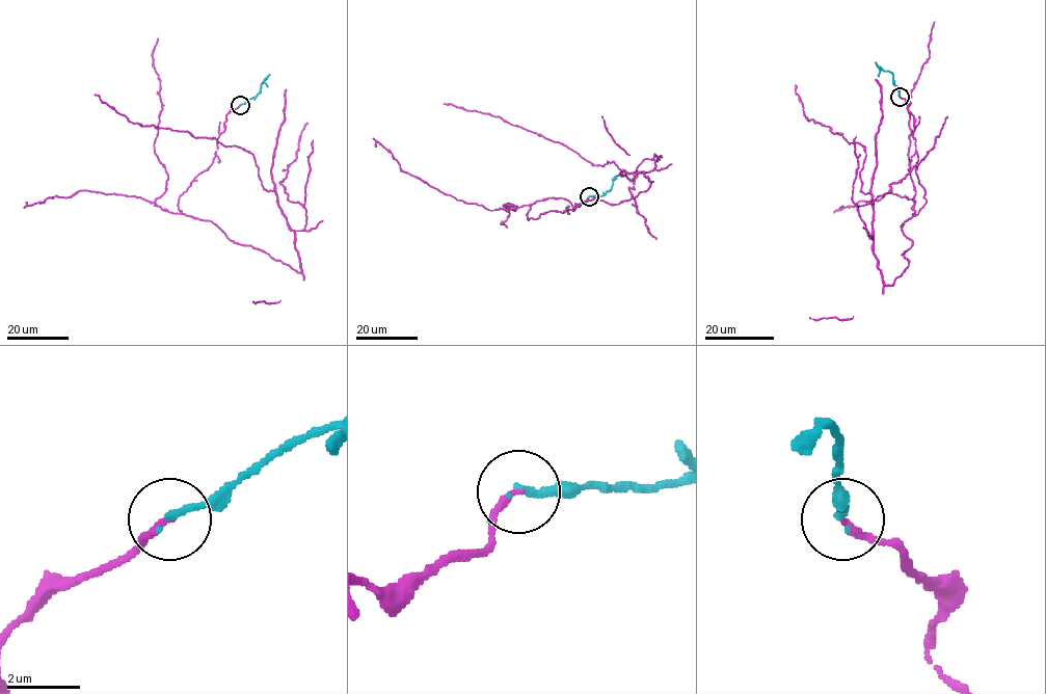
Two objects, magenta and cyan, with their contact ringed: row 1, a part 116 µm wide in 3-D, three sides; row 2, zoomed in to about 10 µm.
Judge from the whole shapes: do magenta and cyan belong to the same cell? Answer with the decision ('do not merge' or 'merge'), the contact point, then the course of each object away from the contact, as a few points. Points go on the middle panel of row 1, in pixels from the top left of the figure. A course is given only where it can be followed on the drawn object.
merge; place (589, 196); course magenta (589, 195), (527, 219), (538, 201), (618, 205), (650, 184), (644, 172), (593, 165), (500, 117), (444, 103); course cyan (589, 195), (604, 195), (618, 175)

